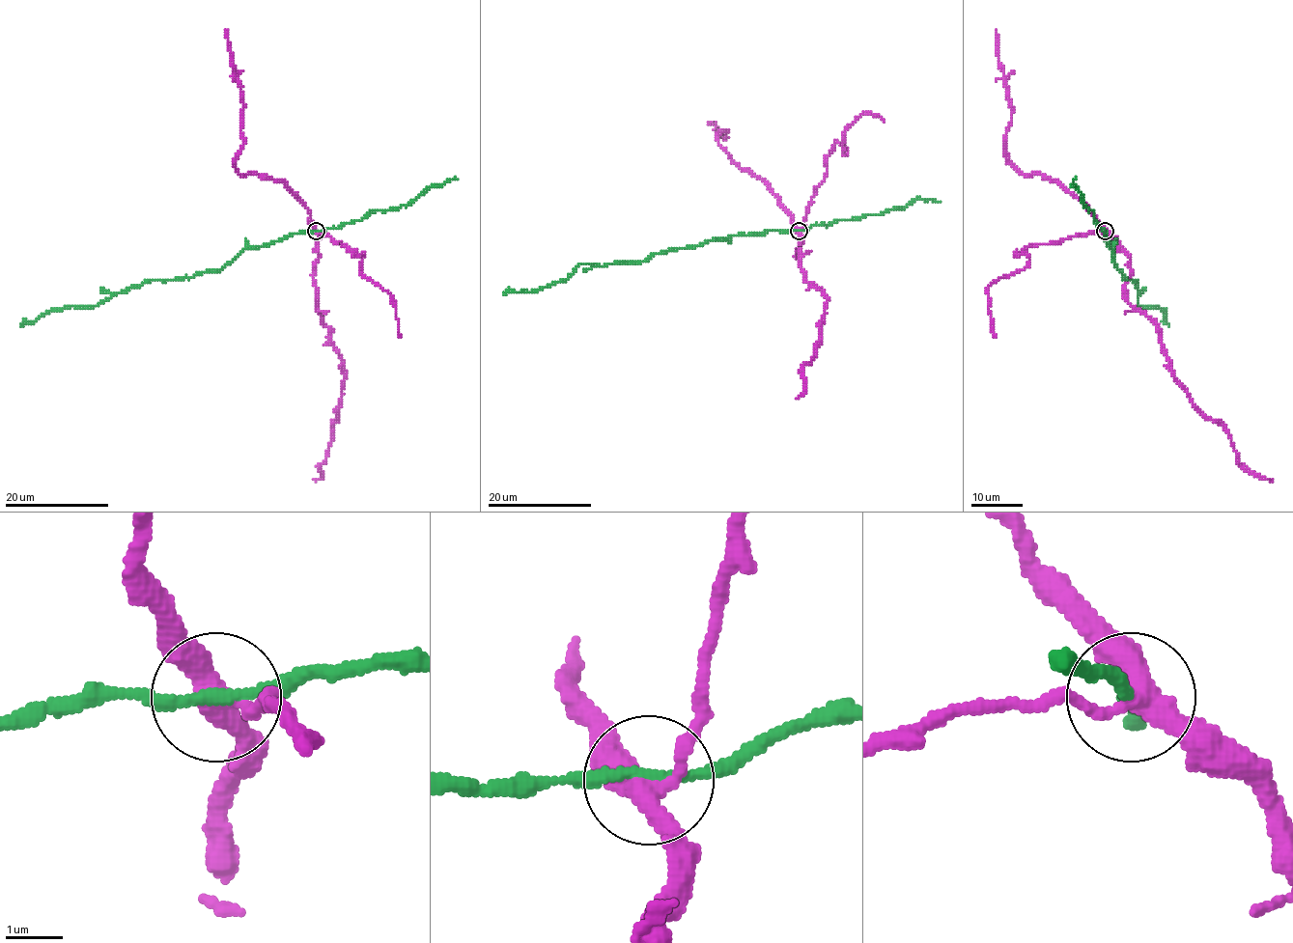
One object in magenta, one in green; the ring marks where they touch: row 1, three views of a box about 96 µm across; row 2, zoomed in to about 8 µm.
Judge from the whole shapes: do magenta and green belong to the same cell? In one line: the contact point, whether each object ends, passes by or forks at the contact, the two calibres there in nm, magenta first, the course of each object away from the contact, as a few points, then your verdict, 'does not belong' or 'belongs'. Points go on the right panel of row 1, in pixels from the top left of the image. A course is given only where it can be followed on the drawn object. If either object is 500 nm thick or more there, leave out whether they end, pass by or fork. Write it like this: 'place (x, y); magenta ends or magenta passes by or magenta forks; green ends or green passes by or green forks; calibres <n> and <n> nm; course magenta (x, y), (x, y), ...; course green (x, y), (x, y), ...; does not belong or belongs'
place (1105, 231); magenta forks; green passes by; calibres 360 and 190 nm; course magenta (1105, 232), (1130, 255), (1124, 297), (1155, 324), (1173, 378), (1201, 412), (1222, 426), (1243, 468), (1273, 478); course green (1105, 232), (1112, 249), (1113, 263), (1124, 278), (1138, 282), (1138, 304), (1145, 308), (1163, 309), (1168, 325); does not belong

